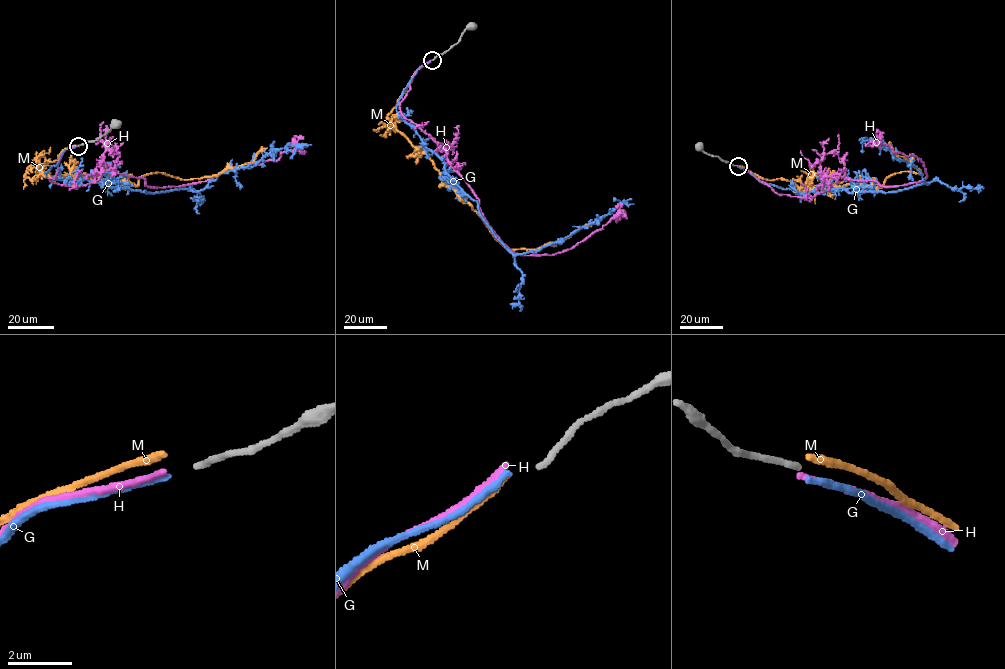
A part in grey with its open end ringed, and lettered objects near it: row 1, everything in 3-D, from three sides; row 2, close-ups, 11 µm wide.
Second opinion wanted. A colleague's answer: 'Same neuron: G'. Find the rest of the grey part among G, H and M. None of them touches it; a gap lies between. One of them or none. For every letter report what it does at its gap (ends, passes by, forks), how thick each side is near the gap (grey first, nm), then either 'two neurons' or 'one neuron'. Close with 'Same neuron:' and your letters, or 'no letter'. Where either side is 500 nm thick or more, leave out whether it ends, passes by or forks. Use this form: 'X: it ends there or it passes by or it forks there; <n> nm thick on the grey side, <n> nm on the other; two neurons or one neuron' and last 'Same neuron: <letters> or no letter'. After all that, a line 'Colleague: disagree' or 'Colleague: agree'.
G: it ends there; 190 nm thick on the grey side, 200 nm on the other; two neurons
H: it ends there; 190 nm thick on the grey side, 180 nm on the other; two neurons
M: it ends there; 190 nm thick on the grey side, 240 nm on the other; two neurons
Same neuron: no letter
Colleague: disagree

